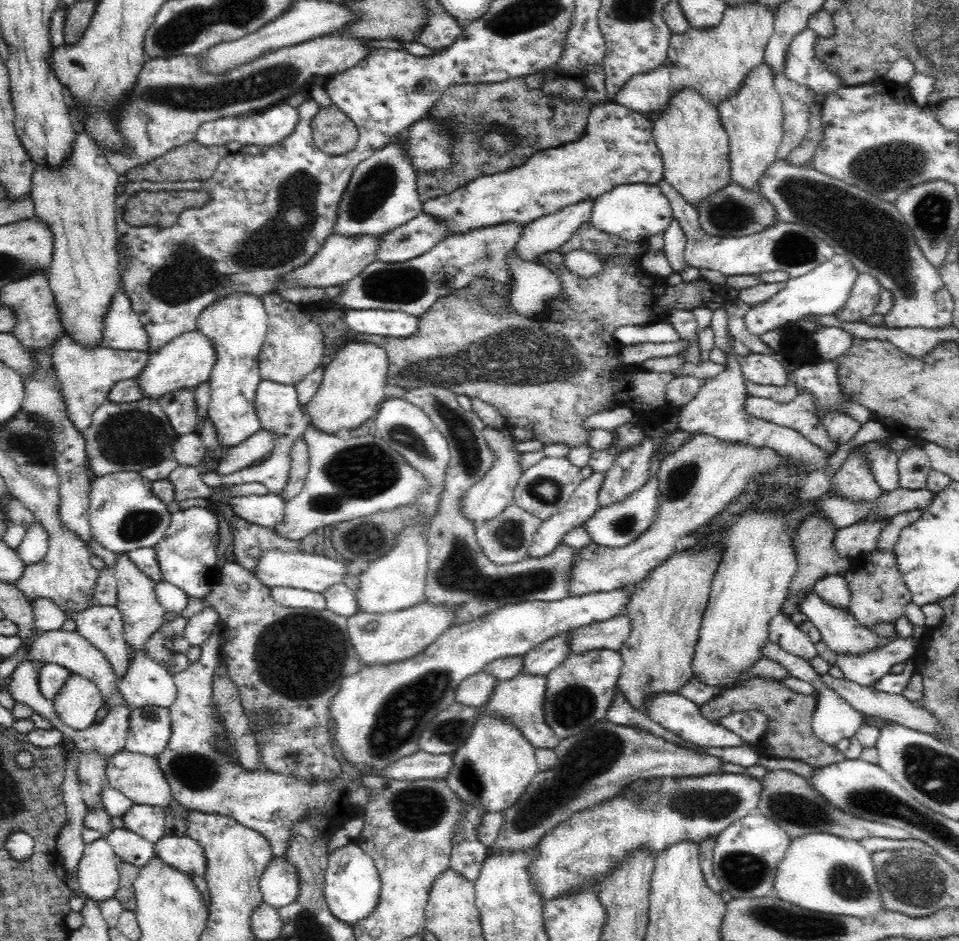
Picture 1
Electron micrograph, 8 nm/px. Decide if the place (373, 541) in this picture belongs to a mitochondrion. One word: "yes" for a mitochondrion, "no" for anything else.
yes

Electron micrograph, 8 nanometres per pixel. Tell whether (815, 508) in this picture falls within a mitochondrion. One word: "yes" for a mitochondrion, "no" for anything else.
no

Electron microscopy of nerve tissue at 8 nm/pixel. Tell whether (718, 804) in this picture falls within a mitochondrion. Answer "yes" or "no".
yes

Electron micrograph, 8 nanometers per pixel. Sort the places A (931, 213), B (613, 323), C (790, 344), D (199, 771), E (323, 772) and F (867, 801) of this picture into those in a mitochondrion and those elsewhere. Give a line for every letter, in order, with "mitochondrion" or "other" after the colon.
A: mitochondrion
B: other
C: other
D: mitochondrion
E: other
F: mitochondrion

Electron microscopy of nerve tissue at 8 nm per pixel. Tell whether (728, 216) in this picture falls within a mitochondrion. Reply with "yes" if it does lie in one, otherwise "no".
yes

